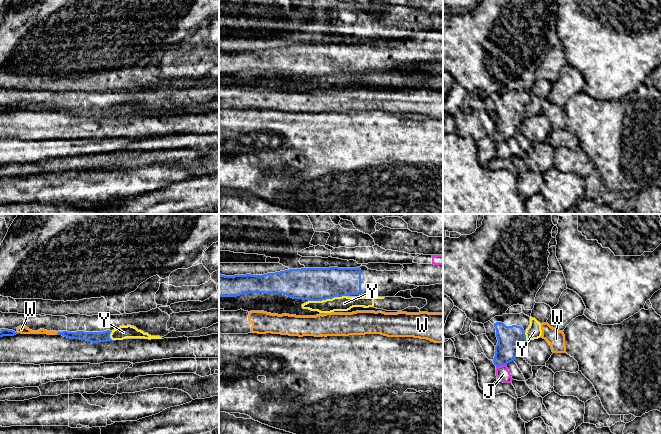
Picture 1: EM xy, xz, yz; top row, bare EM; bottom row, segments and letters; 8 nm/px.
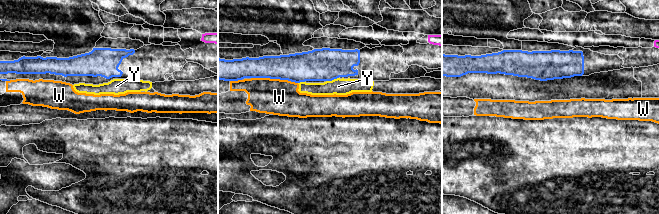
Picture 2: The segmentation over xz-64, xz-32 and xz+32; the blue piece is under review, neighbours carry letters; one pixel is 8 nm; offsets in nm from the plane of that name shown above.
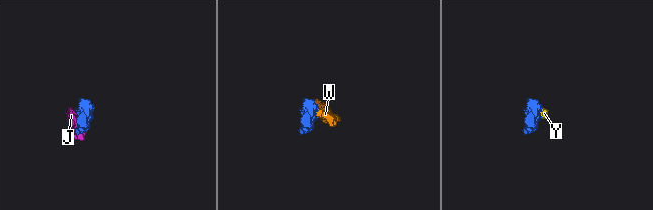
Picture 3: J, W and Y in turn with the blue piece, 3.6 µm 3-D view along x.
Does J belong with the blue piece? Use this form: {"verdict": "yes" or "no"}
{"verdict": "no"}

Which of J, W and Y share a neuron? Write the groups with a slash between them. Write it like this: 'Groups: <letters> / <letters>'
Groups: J / W / Y

